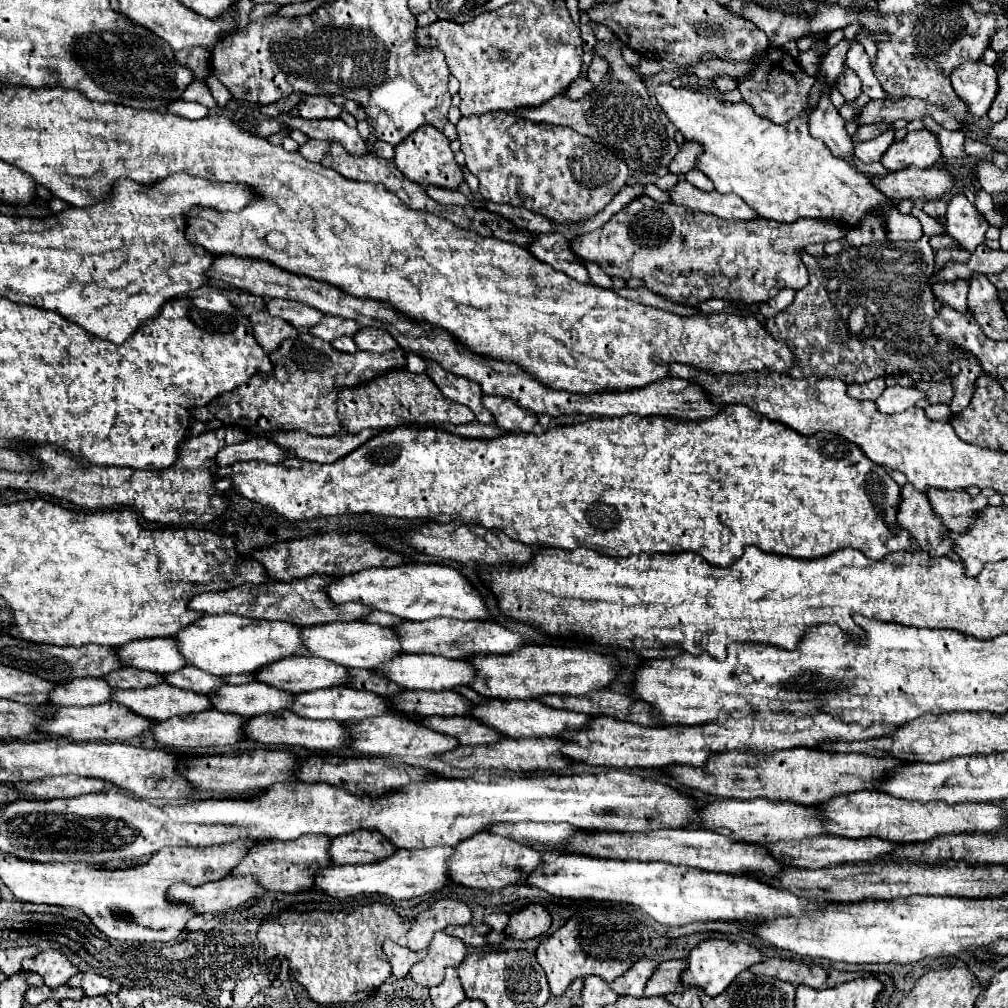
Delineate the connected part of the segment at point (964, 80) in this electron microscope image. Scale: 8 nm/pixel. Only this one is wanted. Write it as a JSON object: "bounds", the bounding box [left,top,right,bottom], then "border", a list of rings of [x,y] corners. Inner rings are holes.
{"bounds":[952,62,998,116],"border":[[[984,62],[966,64],[952,72],[952,88],[974,116],[986,116],[998,92],[998,74]]]}

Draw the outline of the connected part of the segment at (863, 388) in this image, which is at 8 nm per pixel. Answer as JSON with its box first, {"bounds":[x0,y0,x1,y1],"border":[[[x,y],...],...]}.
{"bounds":[848,378,886,400],"border":[[[874,378],[870,382],[864,384],[848,384],[848,396],[856,398],[856,400],[876,400],[880,396],[880,392],[884,392],[886,384],[884,378]]]}

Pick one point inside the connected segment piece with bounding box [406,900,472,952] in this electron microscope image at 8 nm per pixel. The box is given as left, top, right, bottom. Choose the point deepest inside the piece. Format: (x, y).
(443, 913)

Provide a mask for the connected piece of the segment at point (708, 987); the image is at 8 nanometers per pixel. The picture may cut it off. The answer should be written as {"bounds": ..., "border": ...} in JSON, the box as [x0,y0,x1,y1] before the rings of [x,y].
{"bounds":[680,938,762,996],"border":[[[708,938],[702,940],[698,946],[692,948],[690,956],[688,956],[688,966],[682,972],[680,980],[686,986],[698,986],[702,988],[708,996],[716,996],[720,992],[724,992],[724,988],[728,988],[728,984],[746,968],[750,968],[752,964],[758,964],[762,960],[762,954],[754,948],[748,946],[744,942],[732,944],[728,940],[718,940],[718,938]]]}

